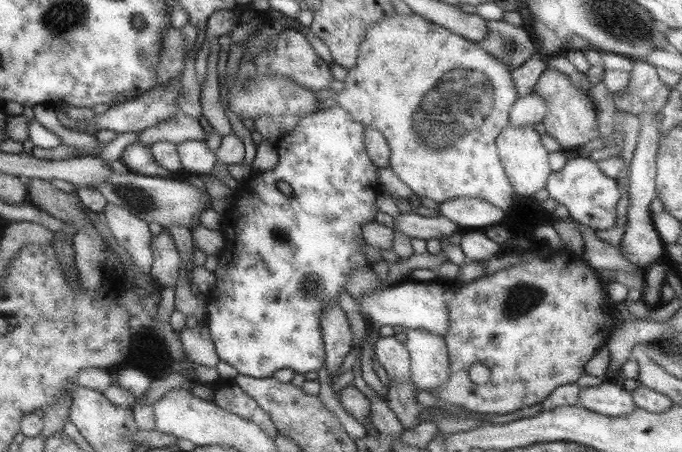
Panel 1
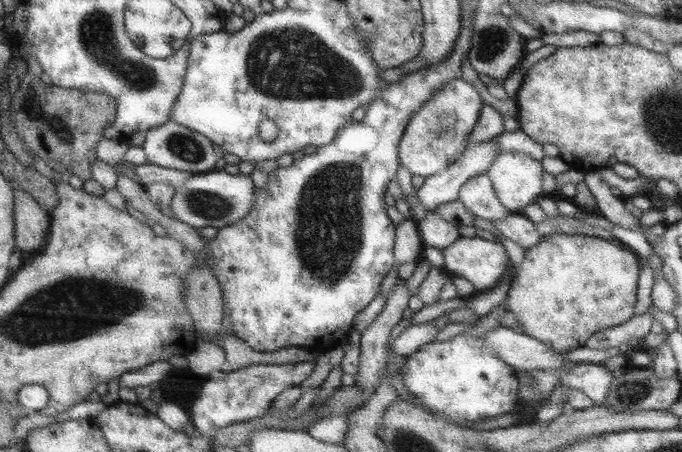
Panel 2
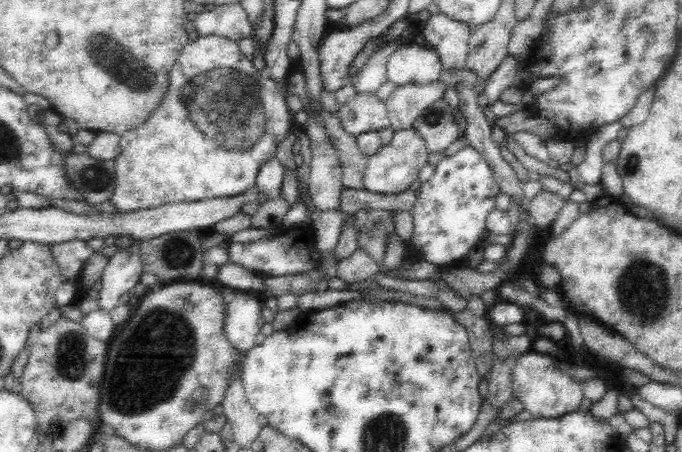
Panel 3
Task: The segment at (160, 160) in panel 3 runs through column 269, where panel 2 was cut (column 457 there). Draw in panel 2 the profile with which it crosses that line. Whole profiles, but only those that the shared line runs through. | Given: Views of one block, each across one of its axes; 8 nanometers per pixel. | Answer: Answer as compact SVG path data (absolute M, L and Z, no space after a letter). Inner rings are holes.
M462 76L446 81L432 97L411 116L399 145L399 164L412 175L428 179L454 163L469 144L470 133L476 127L484 102L480 92Z

